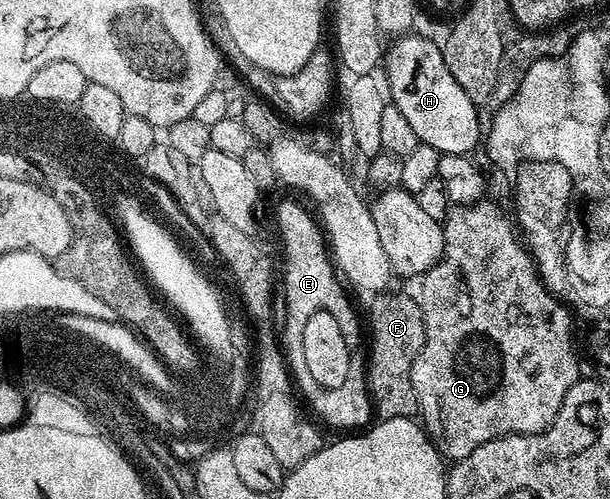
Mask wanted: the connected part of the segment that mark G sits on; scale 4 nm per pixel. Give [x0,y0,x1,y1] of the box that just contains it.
[411,200,581,460]

